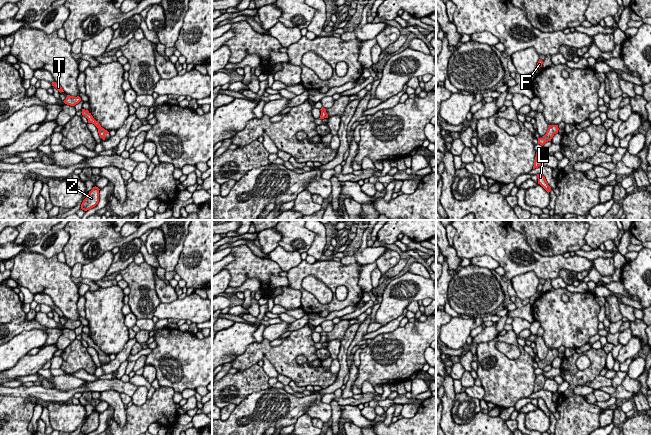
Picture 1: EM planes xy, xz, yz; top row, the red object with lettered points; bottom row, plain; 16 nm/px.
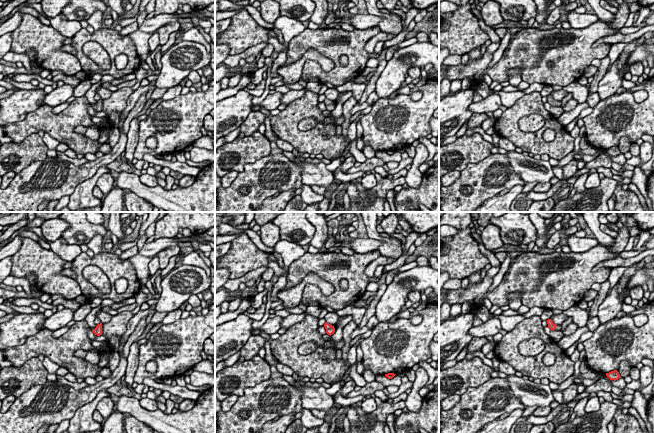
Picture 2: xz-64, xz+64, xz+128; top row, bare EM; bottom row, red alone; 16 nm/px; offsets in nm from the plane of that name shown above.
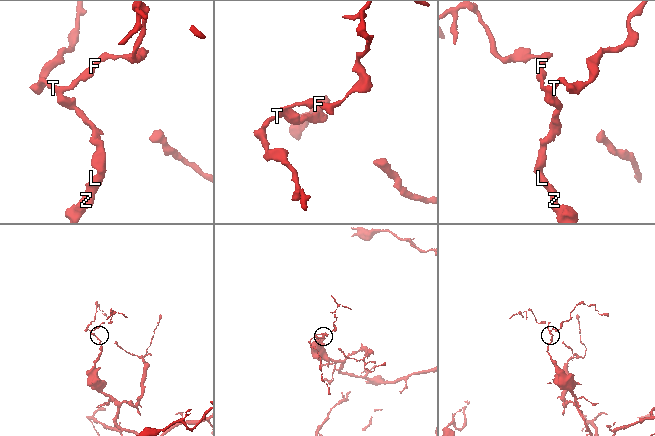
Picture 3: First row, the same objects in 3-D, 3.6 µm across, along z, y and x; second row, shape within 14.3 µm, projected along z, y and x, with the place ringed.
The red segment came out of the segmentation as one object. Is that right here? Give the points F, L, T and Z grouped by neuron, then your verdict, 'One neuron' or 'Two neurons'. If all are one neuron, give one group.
Groups: F L T Z. One neuron

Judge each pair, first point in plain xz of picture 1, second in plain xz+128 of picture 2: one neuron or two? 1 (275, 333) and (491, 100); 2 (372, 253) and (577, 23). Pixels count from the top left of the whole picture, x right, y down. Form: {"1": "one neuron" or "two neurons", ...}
{"1": "one neuron", "2": "one neuron"}

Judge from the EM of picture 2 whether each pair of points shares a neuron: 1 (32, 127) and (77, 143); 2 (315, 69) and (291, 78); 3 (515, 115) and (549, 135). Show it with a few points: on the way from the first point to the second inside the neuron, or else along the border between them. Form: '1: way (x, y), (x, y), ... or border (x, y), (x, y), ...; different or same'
1: way (43, 125), (56, 125), (66, 134); same
2: border (306, 59), (299, 78); different
3: border (552, 128), (554, 138), (546, 142); different

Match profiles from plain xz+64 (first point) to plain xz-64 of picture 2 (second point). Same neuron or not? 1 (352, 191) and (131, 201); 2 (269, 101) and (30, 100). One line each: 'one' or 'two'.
1: one
2: two

